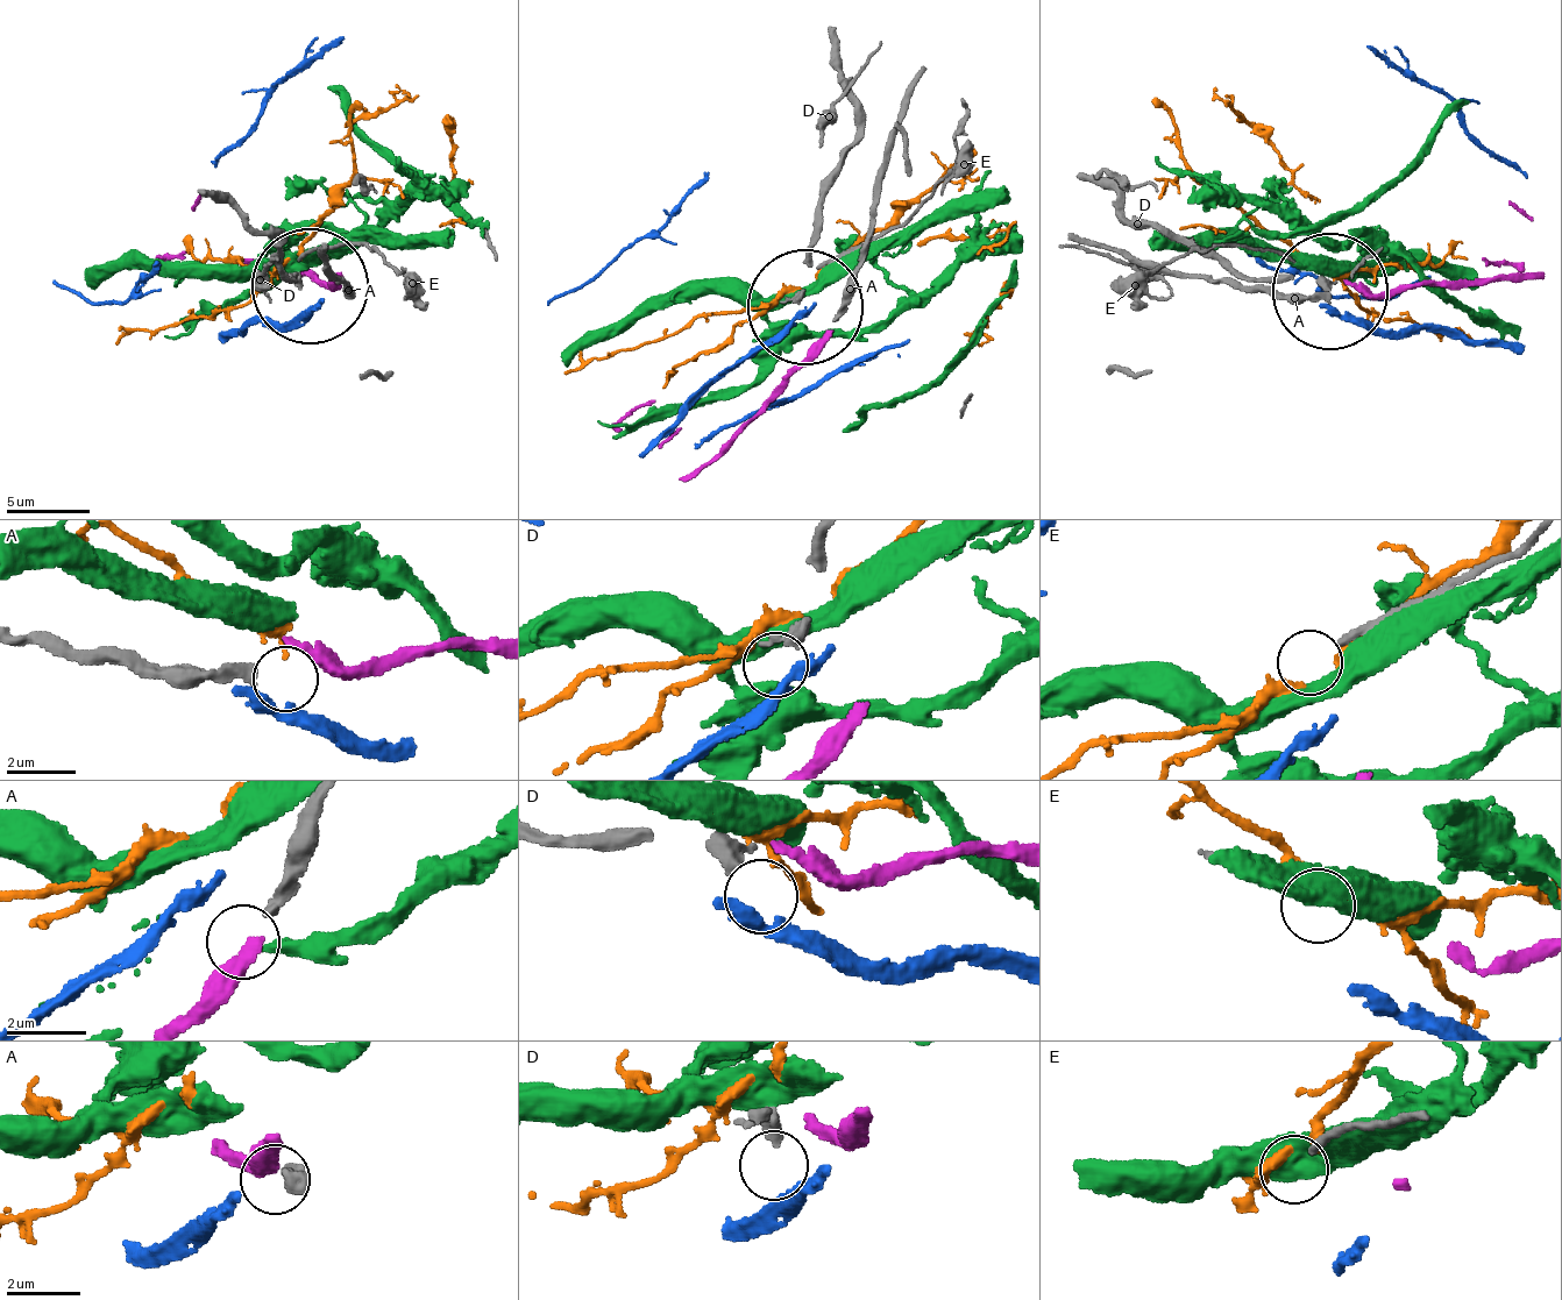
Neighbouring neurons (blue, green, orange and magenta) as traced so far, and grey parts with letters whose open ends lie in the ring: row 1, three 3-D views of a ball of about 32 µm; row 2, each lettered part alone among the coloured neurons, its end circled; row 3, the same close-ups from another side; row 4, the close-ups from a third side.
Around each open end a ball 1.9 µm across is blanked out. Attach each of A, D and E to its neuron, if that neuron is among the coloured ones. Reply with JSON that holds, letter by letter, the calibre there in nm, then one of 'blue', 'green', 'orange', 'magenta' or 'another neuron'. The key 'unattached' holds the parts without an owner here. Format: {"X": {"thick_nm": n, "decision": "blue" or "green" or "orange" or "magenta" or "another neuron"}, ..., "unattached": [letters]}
{"A": {"thick_nm": 320, "decision": "another neuron"}, "D": {"thick_nm": 400, "decision": "another neuron"}, "E": {"thick_nm": 200, "decision": "another neuron"}, "unattached": ["A", "D", "E"]}

